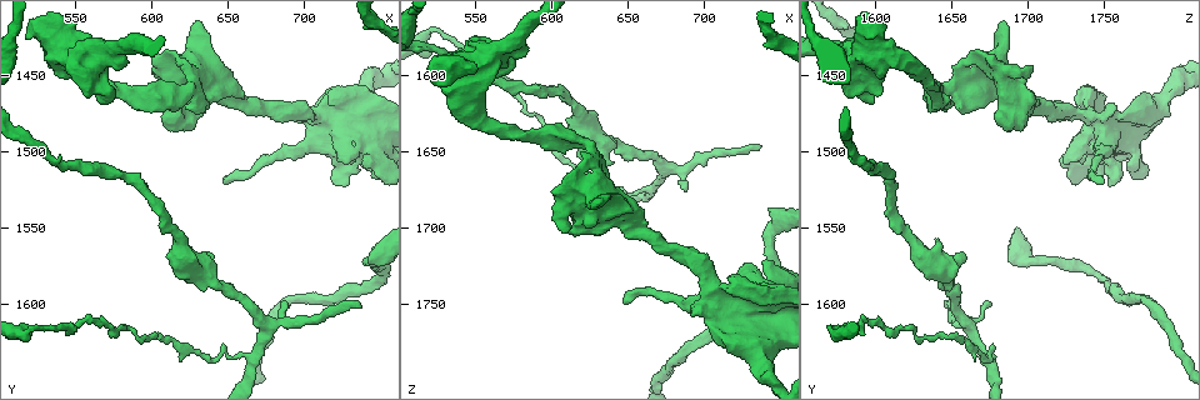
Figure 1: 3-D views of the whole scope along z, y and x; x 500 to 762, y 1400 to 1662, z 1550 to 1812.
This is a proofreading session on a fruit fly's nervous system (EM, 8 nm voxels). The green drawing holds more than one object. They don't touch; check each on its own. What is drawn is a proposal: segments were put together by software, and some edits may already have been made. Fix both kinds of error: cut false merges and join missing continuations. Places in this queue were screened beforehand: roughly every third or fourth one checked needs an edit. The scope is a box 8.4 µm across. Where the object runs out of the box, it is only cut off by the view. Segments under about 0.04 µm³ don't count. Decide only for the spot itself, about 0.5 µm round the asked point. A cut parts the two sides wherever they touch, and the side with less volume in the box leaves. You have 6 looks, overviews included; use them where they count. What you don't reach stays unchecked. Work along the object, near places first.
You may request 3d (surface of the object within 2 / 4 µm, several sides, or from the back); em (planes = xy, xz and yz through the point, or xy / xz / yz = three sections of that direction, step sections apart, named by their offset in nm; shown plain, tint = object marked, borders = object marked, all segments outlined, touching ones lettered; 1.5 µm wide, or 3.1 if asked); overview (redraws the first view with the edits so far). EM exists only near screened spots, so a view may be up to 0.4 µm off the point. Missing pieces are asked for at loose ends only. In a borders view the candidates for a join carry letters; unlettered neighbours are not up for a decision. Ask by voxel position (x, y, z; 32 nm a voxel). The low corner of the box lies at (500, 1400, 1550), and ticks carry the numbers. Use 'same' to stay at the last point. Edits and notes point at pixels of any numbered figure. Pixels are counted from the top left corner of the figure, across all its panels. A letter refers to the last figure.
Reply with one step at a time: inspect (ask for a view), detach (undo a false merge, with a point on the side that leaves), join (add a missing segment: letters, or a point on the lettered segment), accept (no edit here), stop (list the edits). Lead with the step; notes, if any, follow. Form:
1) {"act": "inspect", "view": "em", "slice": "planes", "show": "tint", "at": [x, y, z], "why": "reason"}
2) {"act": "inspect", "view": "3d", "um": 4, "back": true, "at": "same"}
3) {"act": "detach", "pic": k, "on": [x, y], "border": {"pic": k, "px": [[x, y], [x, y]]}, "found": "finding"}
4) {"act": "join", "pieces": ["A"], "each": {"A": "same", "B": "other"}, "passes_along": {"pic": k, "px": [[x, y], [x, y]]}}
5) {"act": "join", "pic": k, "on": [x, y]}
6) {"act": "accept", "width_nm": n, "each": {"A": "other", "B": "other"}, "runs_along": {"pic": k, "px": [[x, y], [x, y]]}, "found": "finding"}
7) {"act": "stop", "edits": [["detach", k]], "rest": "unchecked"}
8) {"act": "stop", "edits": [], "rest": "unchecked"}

{"act": "inspect", "view": "3d", "um": 2, "at": [646, 1520, 1748]}

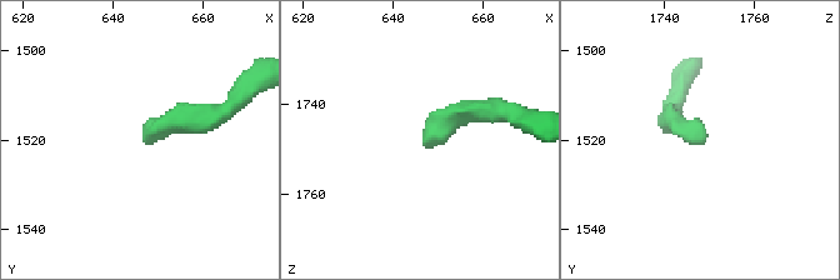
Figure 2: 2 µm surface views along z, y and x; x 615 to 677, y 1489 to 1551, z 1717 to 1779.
{"act": "inspect", "view": "em", "slice": "xz", "step": 8, "show": "borders", "at": [646, 1519, 1749], "why": "now the EM"}

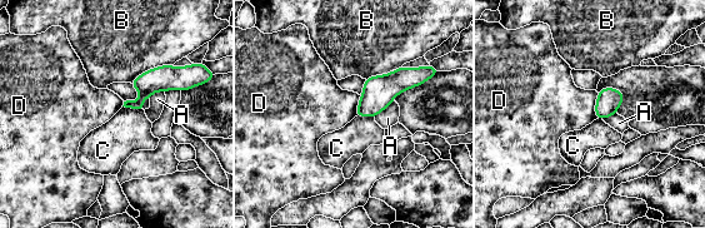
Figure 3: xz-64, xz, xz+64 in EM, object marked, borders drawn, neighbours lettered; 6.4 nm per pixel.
{"act": "accept", "each": {"A": "other", "B": "other", "C": "other", "D": "other"}, "border": {"pic": 3, "px": [[598, 93], [595, 103], [596, 118]]}, "found": "no lettered segment goes on from it"}

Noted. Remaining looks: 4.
{"act": "inspect", "view": "3d", "um": 4, "back": true, "at": [736, 1598, 1648], "why": "free end"}

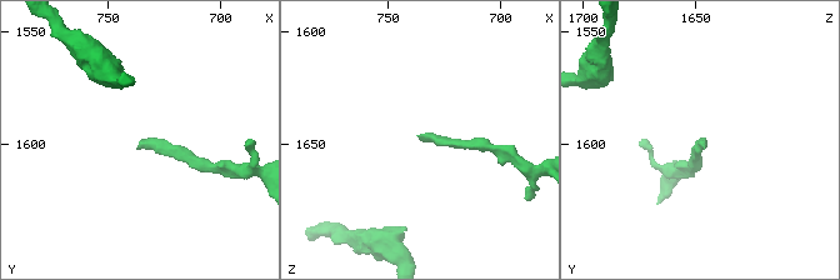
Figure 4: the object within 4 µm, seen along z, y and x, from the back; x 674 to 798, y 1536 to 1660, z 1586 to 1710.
{"act": "inspect", "view": "em", "slice": "planes", "show": "borders", "at": [736, 1600, 1648], "why": "need the tissue"}

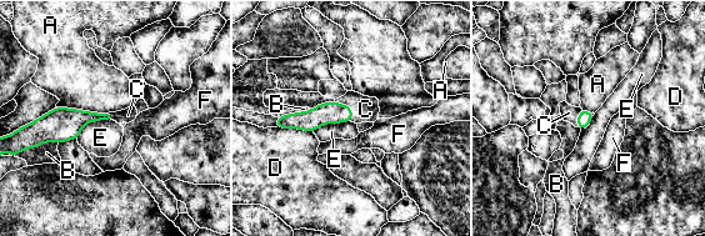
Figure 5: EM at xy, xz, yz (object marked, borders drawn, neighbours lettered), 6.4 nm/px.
{"act": "join", "pieces": ["C"], "each": {"A": "other", "B": "other", "C": "same", "D": "other", "E": "other", "F": "other"}, "passes_along": {"pic": 5, "px": [[330, 113], [349, 106], [365, 109]]}, "found": "the neuron continues"}

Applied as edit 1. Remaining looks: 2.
{"act": "stop", "edits": [["join", 5]], "rest": "unchecked"}

